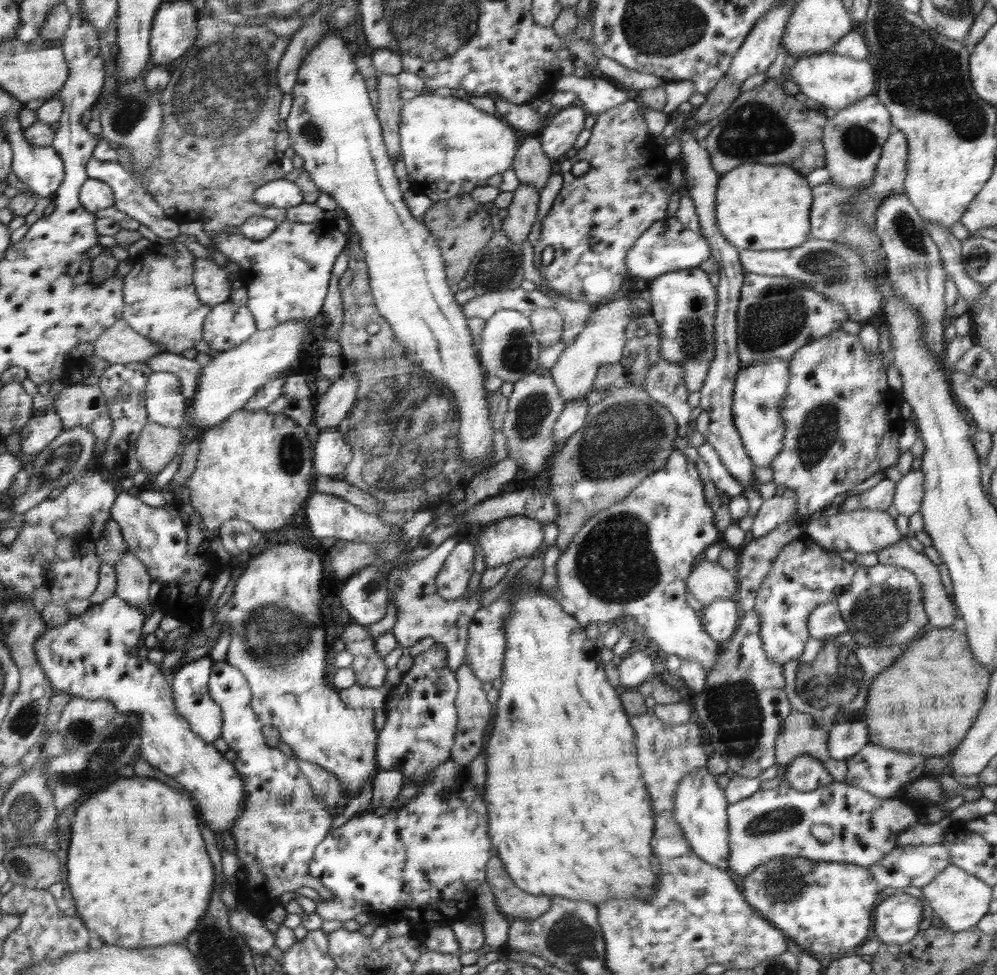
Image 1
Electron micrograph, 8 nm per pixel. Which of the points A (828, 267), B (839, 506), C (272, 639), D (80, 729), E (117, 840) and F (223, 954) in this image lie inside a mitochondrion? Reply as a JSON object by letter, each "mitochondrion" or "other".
{"A":"mitochondrion","B":"other","C":"mitochondrion","D":"mitochondrion","E":"other","F":"mitochondrion"}

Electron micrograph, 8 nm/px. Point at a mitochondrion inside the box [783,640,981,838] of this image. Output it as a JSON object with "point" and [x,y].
{"point":[834,672]}

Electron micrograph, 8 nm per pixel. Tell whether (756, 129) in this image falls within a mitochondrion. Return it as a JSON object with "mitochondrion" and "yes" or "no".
{"mitochondrion":"yes"}

